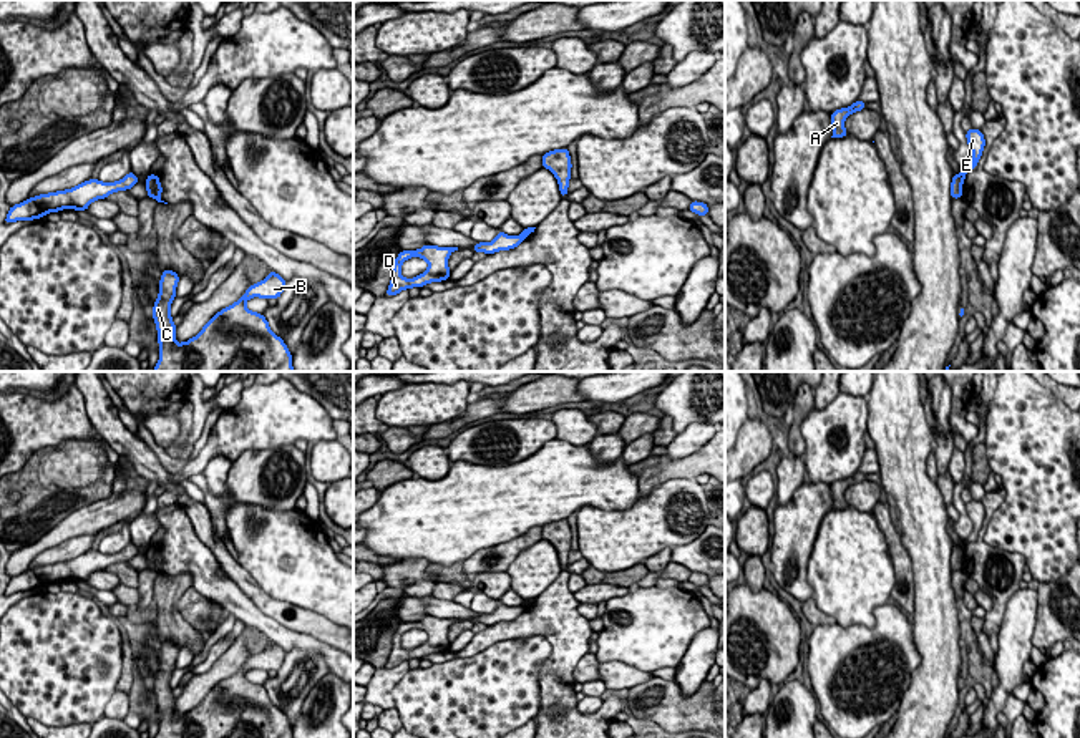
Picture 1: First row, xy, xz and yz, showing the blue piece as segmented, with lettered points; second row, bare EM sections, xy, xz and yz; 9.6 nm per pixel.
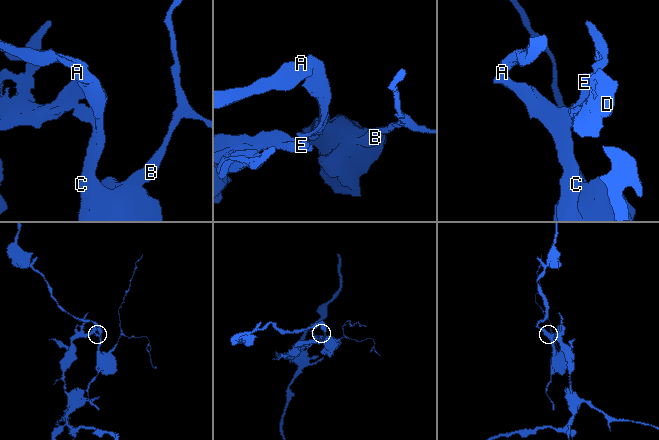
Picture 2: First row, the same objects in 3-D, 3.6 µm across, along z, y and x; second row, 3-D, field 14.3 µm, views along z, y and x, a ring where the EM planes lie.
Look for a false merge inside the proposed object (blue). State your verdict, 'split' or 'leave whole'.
split

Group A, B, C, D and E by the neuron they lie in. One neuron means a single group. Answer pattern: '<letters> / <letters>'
A B C / D E

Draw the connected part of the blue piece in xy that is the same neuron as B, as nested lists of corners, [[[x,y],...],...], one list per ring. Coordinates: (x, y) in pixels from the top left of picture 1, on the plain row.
[[[166,640],[159,652],[159,665],[153,677],[159,731],[154,738],[292,738],[292,725],[277,708],[262,685],[246,678],[249,670],[279,670],[285,650],[270,642],[259,655],[252,655],[232,677],[219,682],[202,702],[187,713],[176,713],[176,697],[169,685],[176,670],[179,647]]]

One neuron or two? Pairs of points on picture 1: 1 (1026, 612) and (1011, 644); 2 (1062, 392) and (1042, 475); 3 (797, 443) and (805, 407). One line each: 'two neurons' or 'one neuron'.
1: one neuron
2: two neurons
3: one neuron

